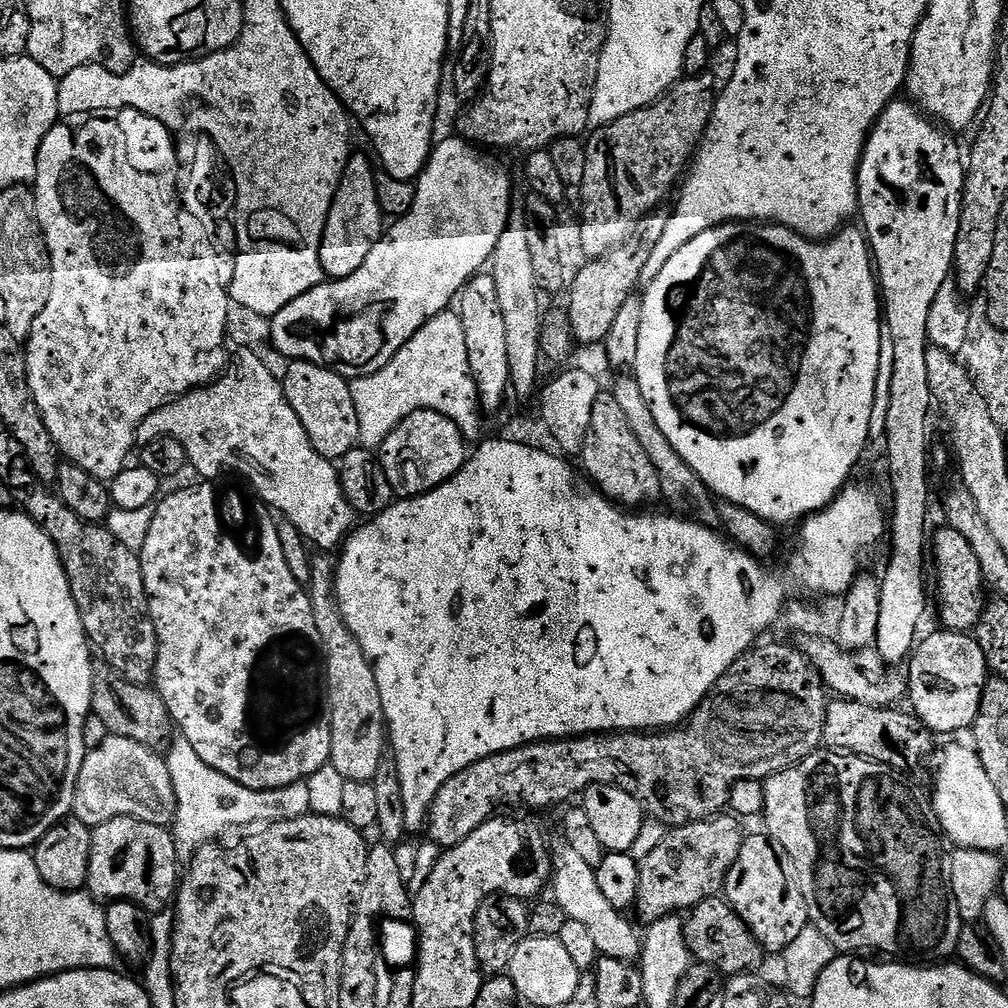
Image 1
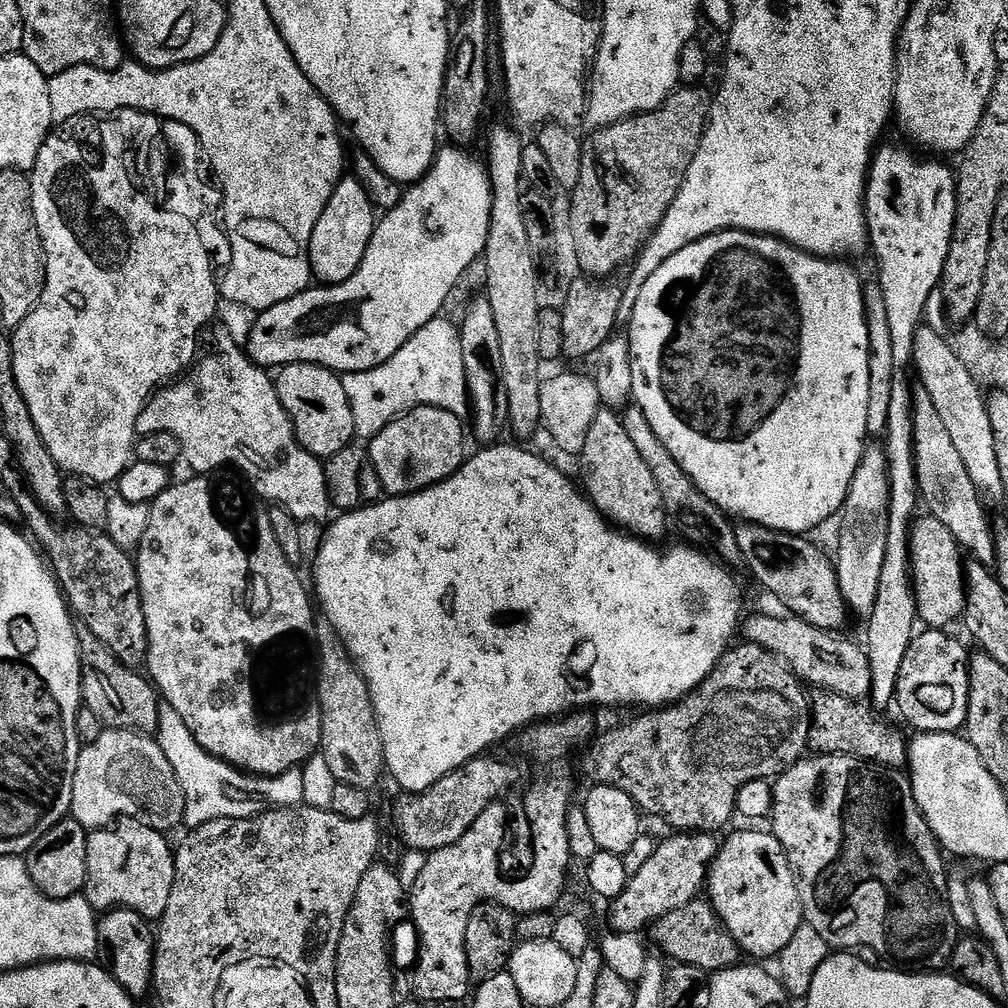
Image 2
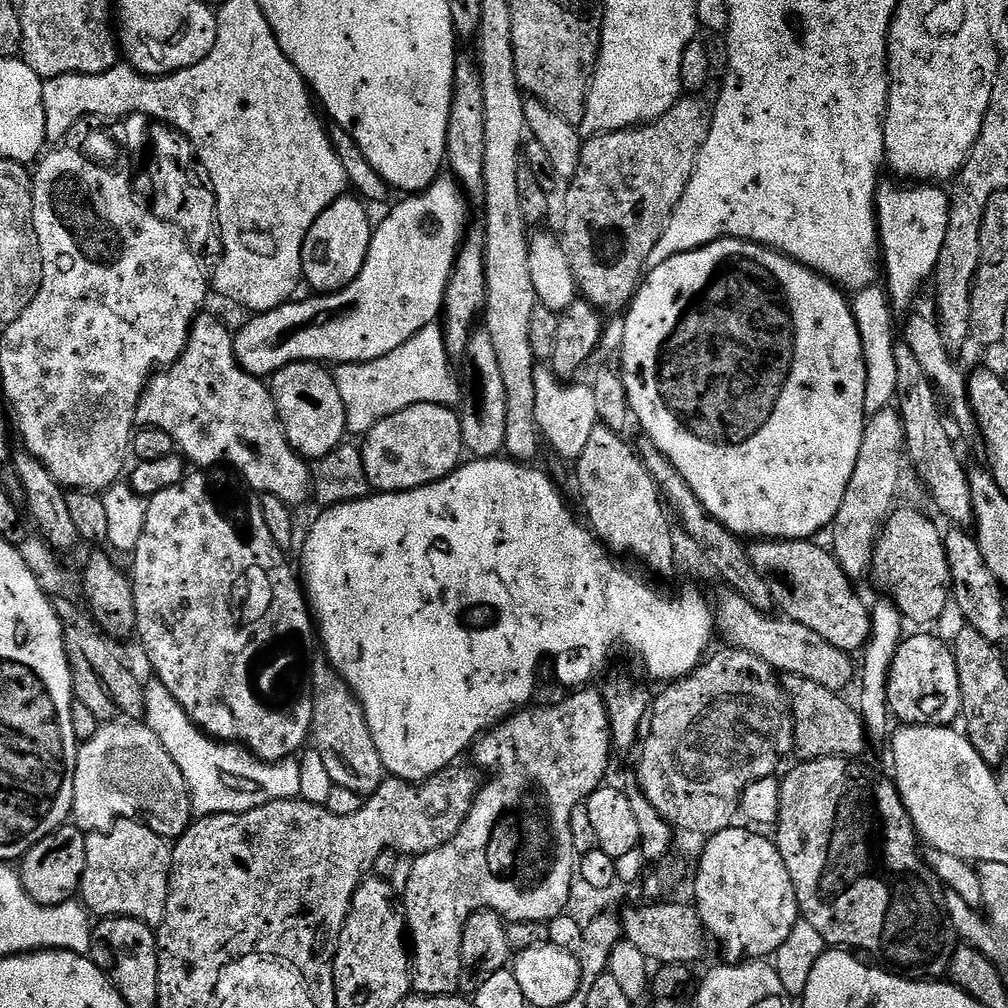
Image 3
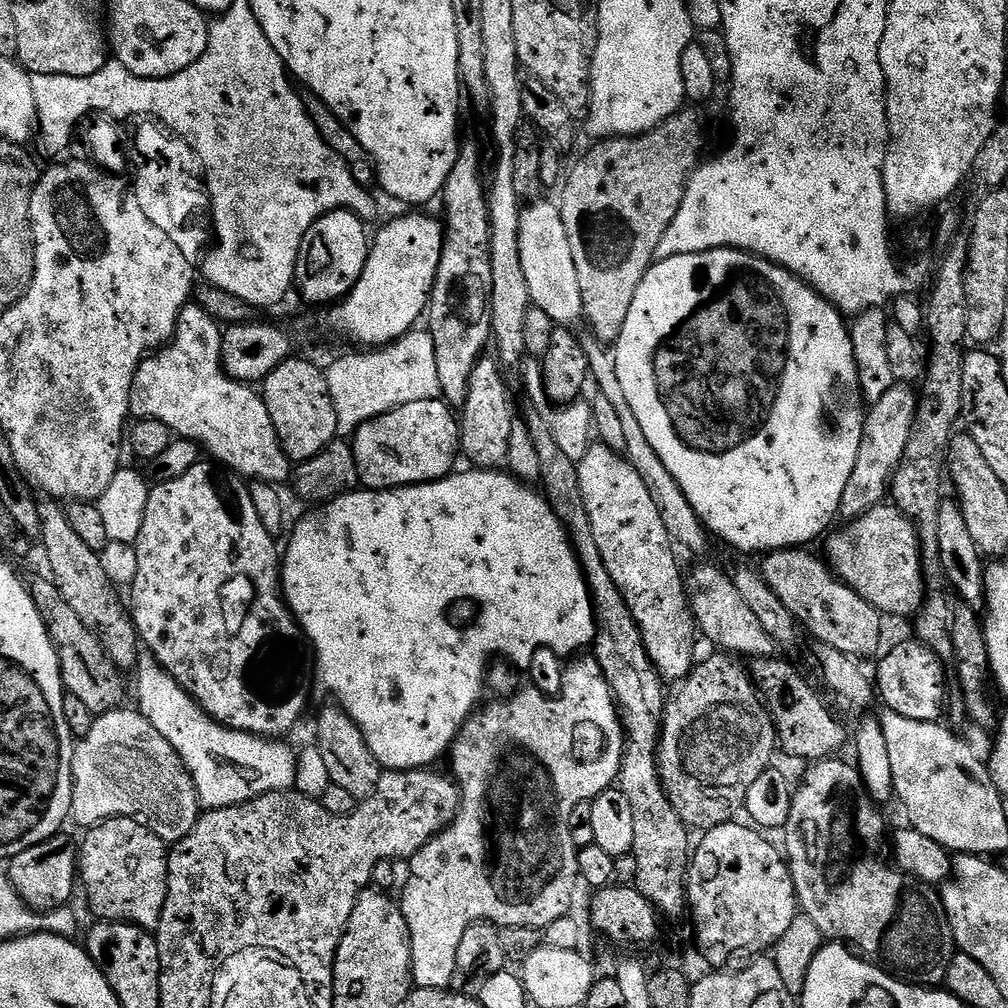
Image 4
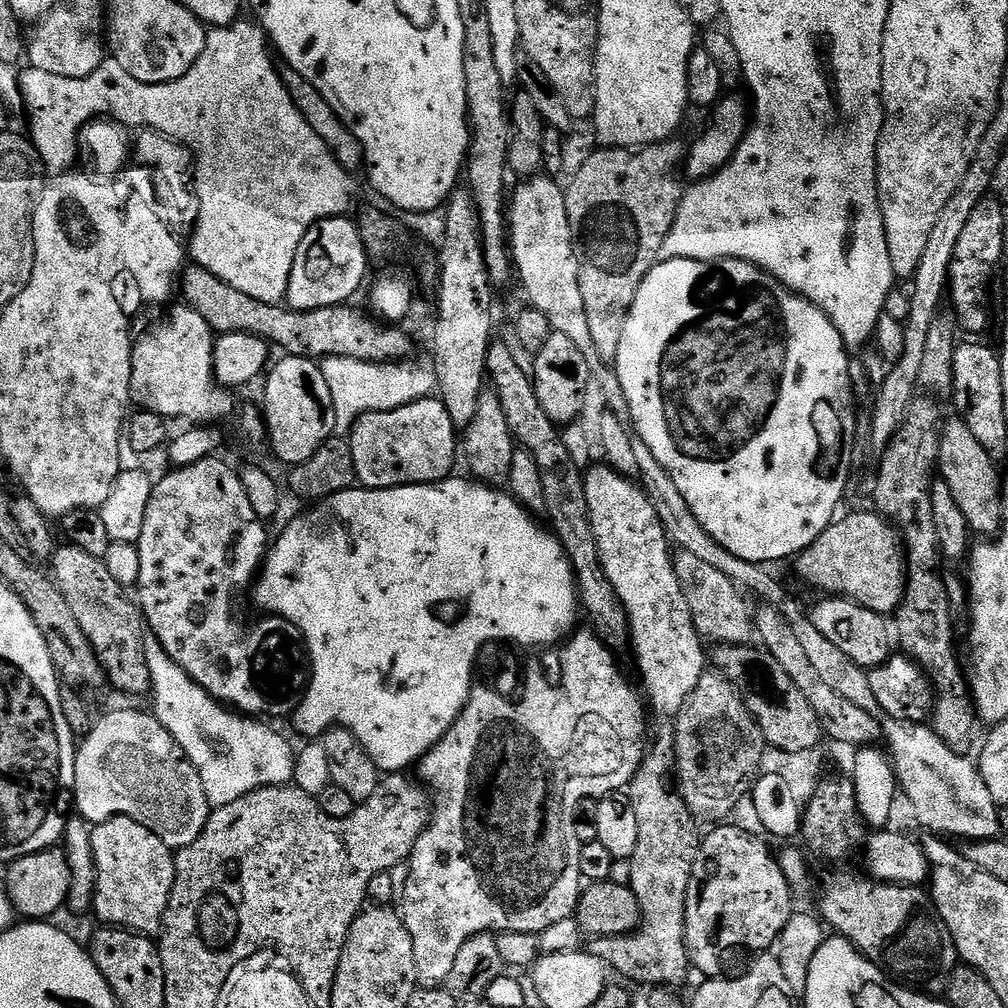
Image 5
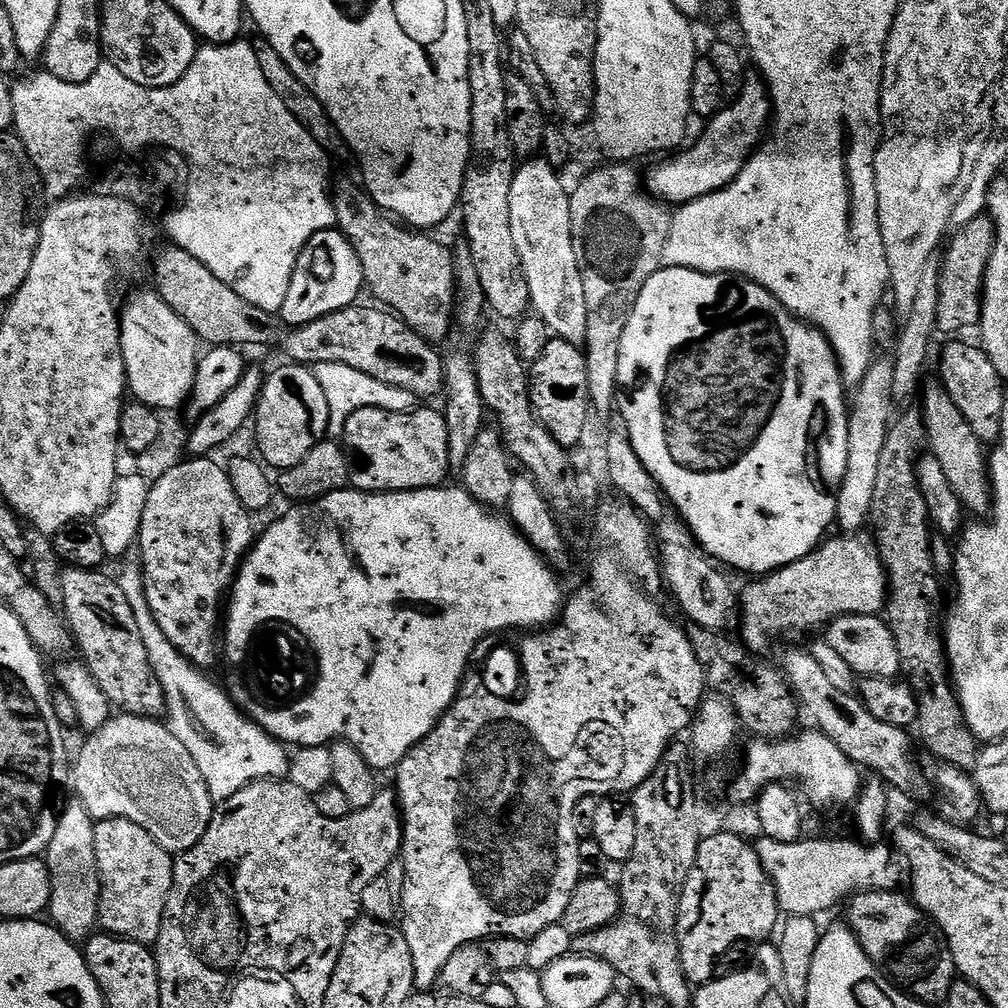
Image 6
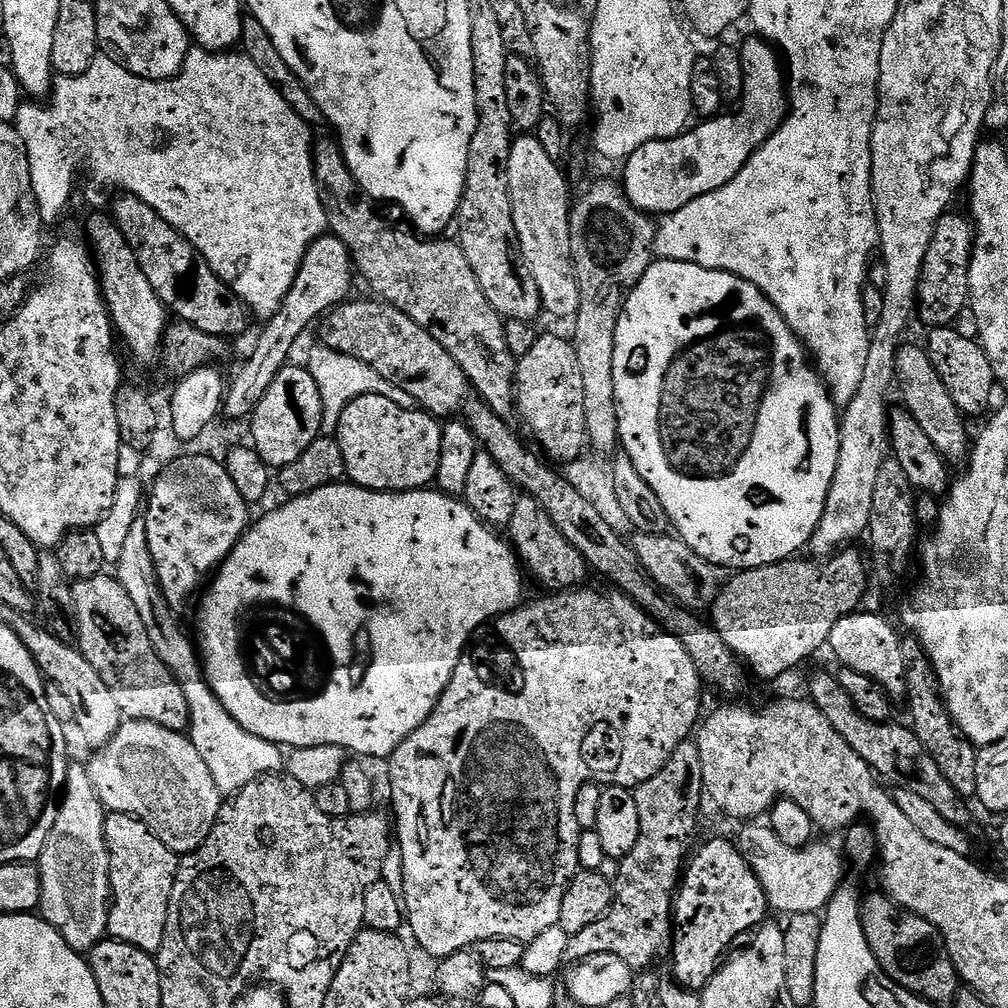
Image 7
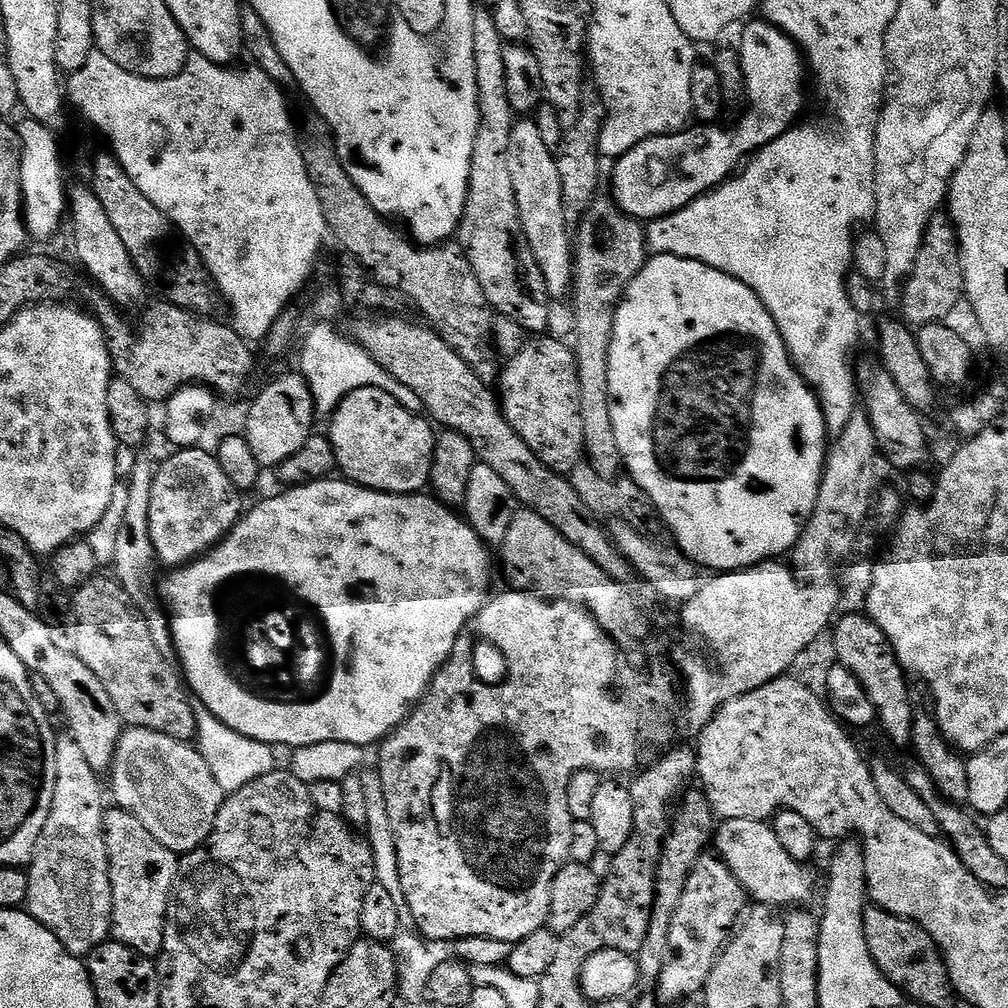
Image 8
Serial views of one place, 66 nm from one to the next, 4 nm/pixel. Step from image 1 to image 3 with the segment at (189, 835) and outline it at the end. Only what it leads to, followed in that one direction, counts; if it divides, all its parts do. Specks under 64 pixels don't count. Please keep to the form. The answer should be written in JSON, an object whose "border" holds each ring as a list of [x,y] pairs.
{"border":[[[153,679],[144,689],[143,719],[149,728],[158,734],[162,746],[166,746],[166,754],[174,758],[174,766],[182,770],[182,778],[186,778],[186,786],[192,795],[192,811],[197,817],[214,814],[234,814],[254,810],[258,806],[266,806],[266,802],[275,800],[295,800],[301,791],[300,761],[296,758],[269,762],[260,760],[255,754],[239,744],[226,744],[222,740],[214,740],[191,720],[178,704],[178,698],[170,694],[170,690],[160,680]]]}

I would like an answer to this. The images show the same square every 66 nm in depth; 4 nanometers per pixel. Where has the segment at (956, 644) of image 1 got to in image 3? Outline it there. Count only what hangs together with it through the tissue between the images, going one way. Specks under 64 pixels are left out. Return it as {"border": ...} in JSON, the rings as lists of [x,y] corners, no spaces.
{"border":[[[911,636],[901,641],[888,675],[888,706],[893,717],[908,726],[955,725],[955,720],[961,719],[964,703],[953,645],[936,636]]]}

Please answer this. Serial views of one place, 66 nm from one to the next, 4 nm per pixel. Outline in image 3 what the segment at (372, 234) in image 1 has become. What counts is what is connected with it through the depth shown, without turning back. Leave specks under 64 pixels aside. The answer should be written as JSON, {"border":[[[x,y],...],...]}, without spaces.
{"border":[[[345,194],[326,206],[326,210],[318,214],[314,226],[310,226],[310,234],[306,234],[306,242],[302,246],[302,270],[303,283],[309,284],[313,293],[341,292],[358,278],[368,257],[374,231],[373,221],[368,221],[367,210],[365,201],[359,196]]]}

